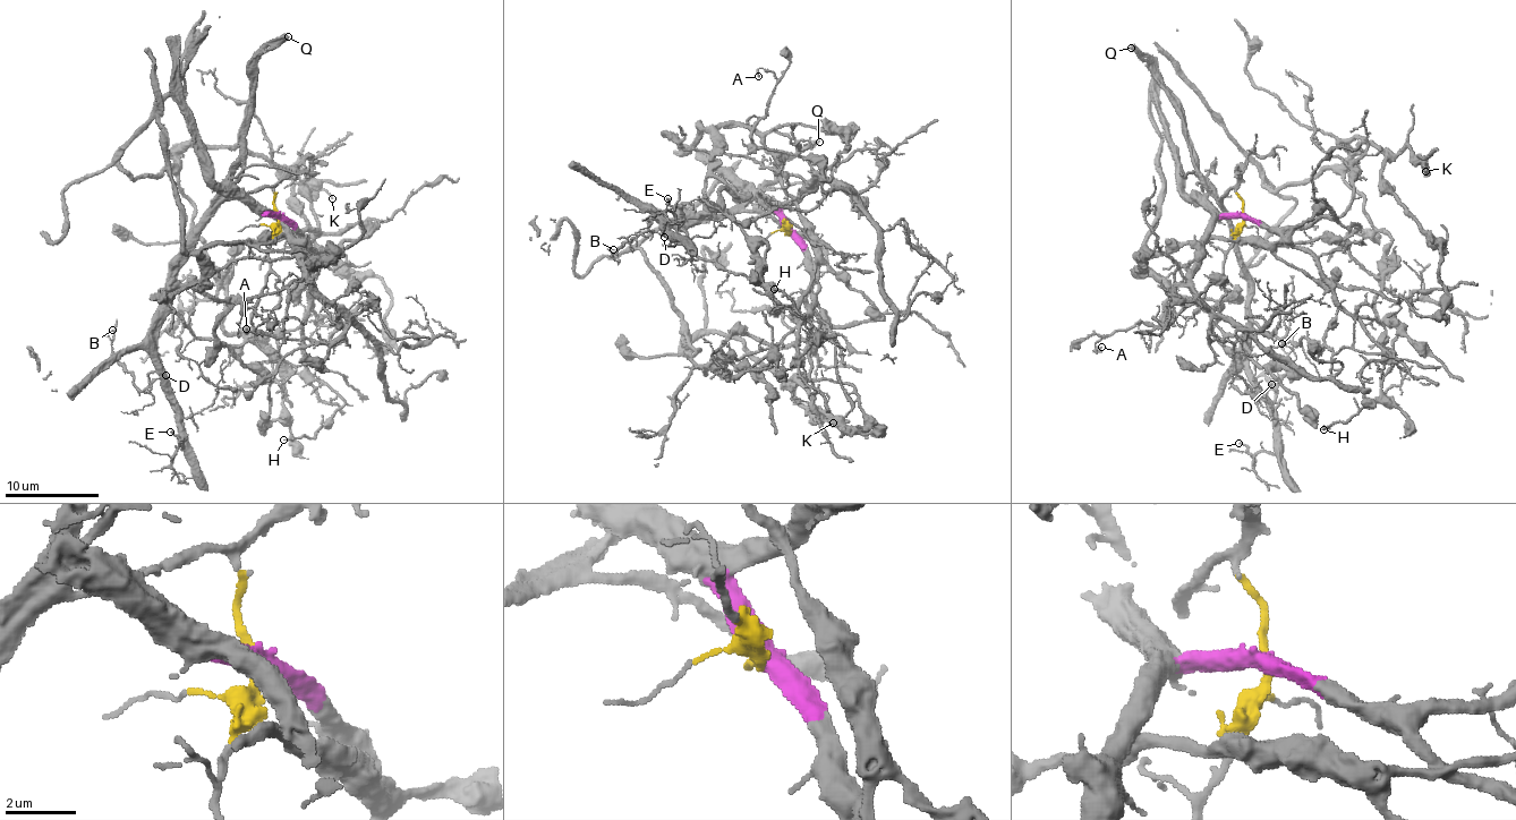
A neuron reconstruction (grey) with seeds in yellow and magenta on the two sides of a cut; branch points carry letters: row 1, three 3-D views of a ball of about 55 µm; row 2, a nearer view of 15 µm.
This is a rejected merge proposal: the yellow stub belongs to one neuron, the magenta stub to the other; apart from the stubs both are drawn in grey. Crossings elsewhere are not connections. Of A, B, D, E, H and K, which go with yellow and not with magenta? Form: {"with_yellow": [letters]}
{"with_yellow": ["B", "D", "E"]}

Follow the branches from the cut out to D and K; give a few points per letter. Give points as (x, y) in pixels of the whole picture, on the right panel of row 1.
D: (1243, 216), (1238, 194), (1229, 190), (1221, 202), (1248, 289), (1249, 377), (1266, 392), (1271, 383)
K: (1243, 216), (1302, 246), (1337, 285), (1400, 295), (1434, 315), (1441, 244), (1381, 177), (1406, 146), (1425, 171)

